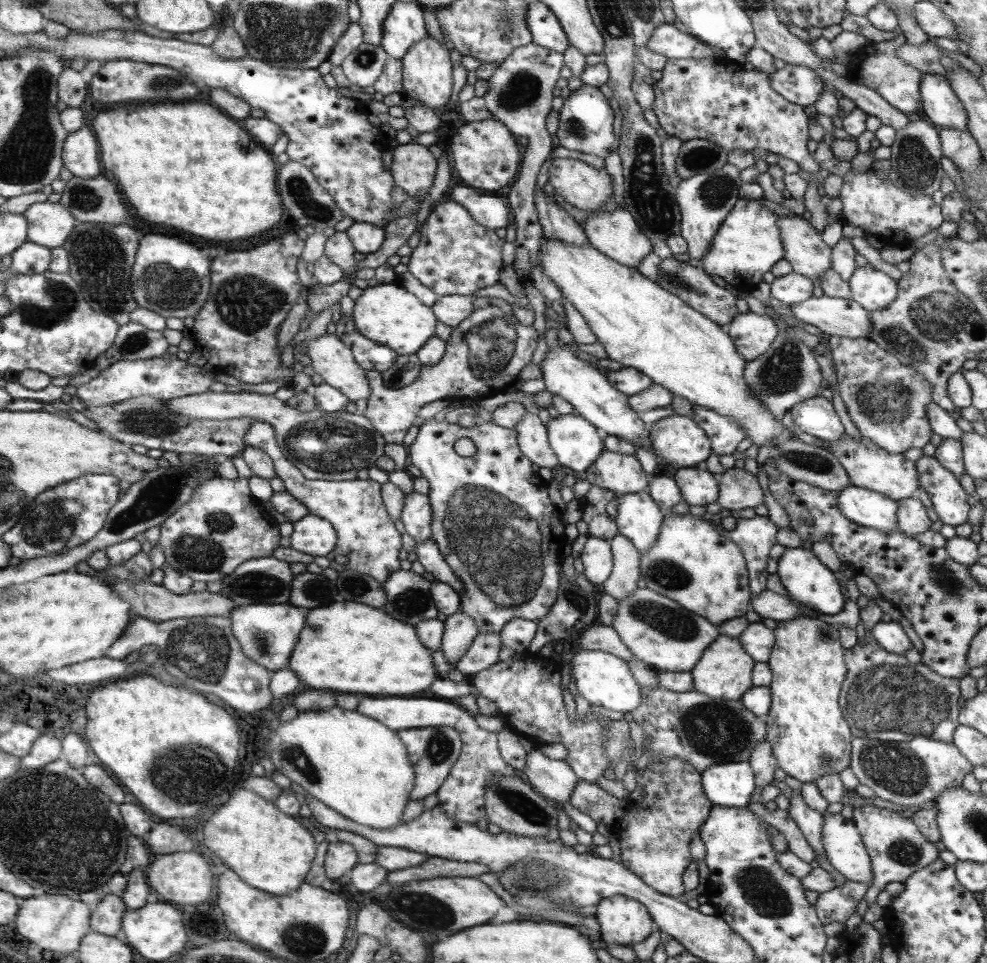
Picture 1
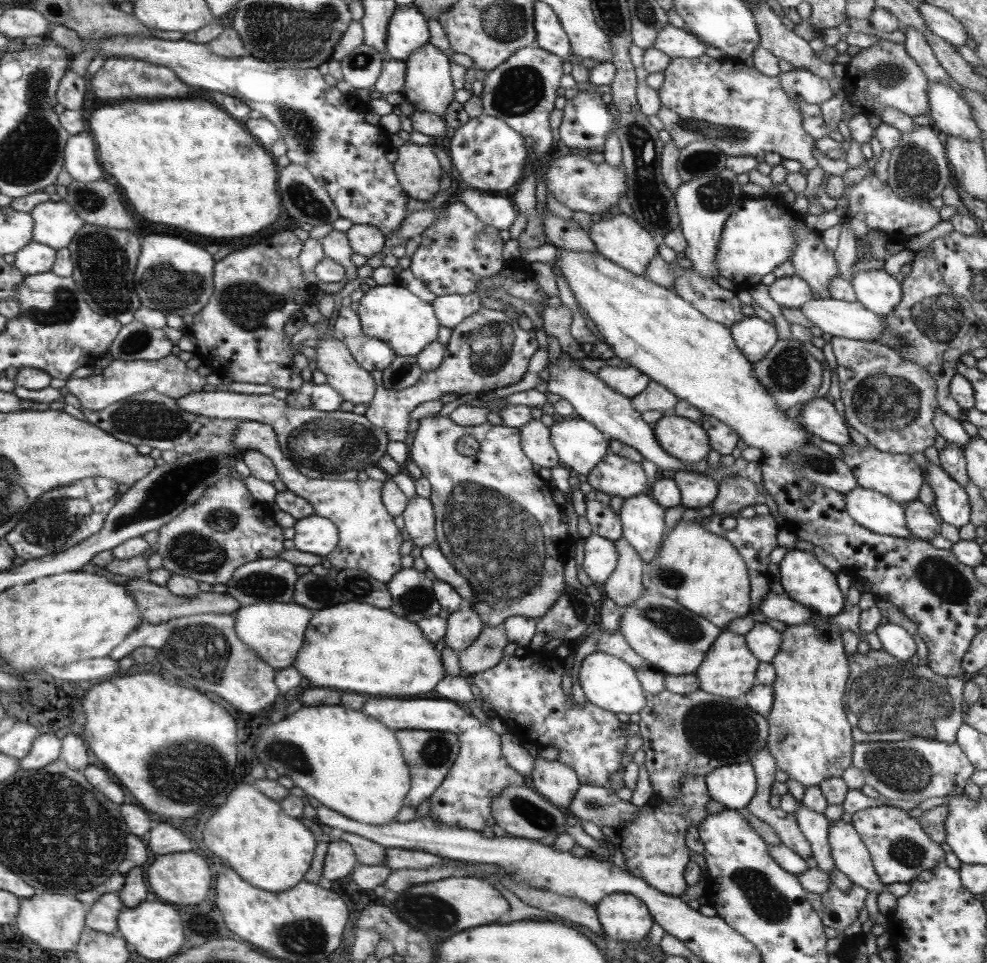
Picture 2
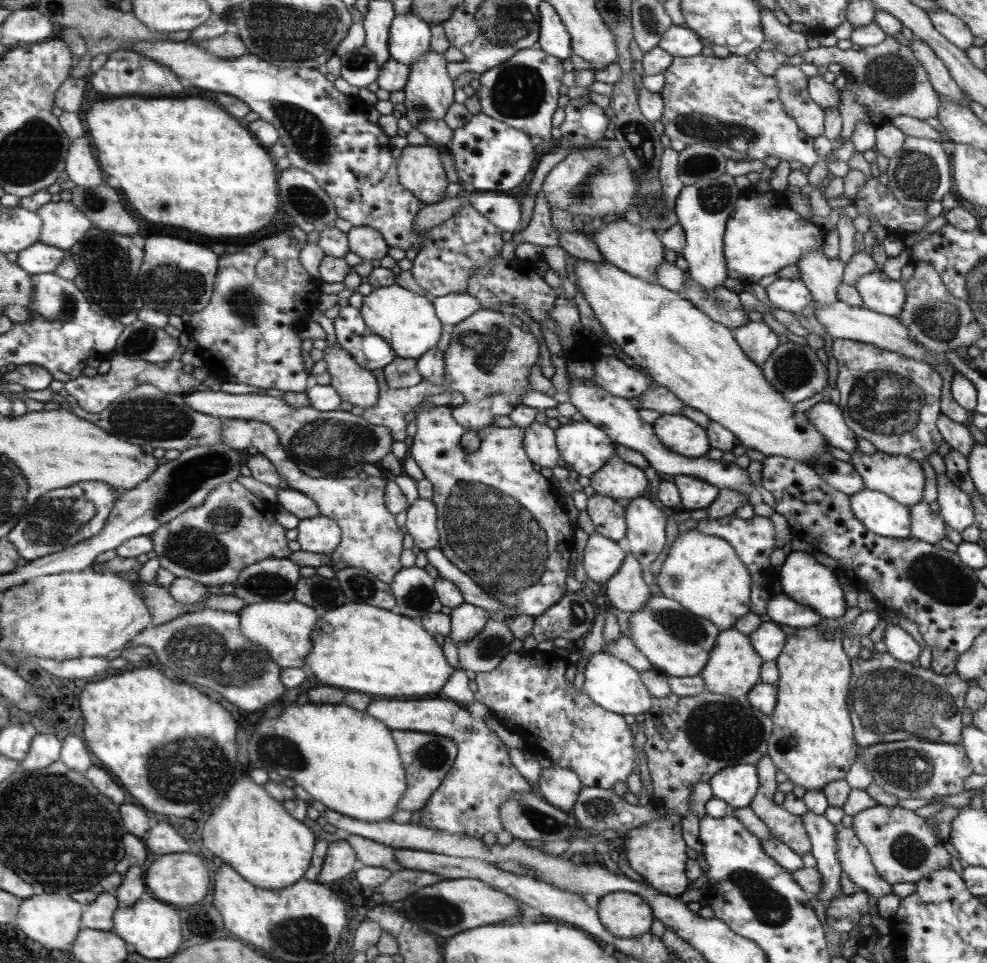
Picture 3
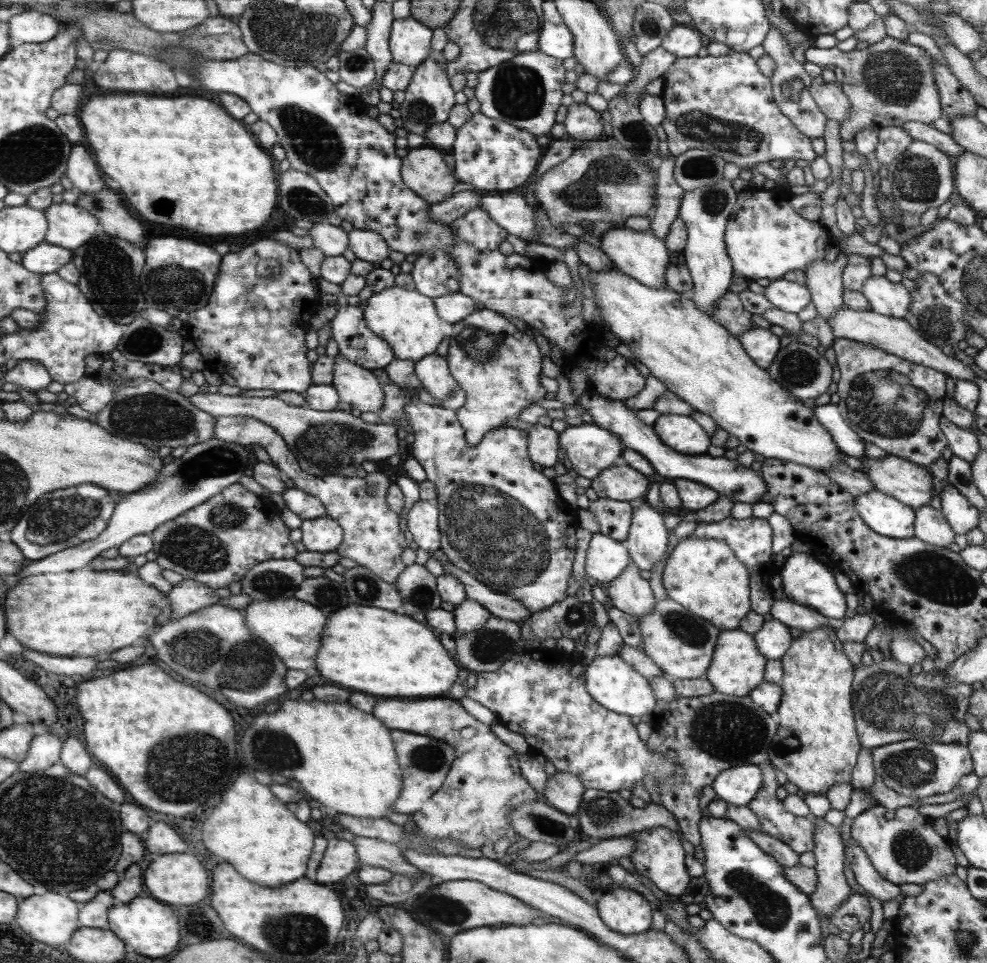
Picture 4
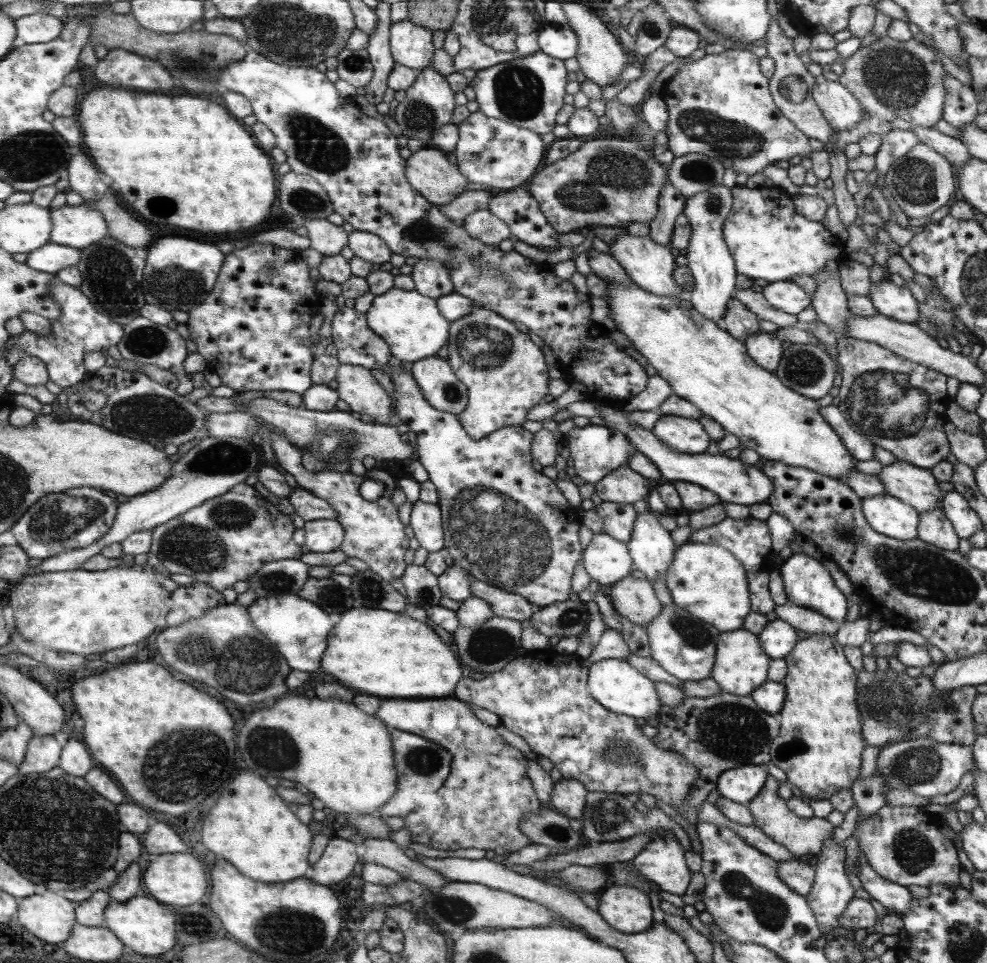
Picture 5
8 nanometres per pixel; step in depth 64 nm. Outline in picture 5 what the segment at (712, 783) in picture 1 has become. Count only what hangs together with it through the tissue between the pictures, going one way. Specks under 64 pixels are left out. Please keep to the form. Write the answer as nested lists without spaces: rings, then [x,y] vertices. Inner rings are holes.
[[[743,765],[723,772],[715,790],[725,800],[747,805],[761,792],[766,780],[760,765]]]

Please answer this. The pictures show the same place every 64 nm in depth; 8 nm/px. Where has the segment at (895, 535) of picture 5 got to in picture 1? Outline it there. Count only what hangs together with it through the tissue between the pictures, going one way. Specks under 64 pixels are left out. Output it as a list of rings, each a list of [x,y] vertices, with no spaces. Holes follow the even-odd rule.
[[[856,486],[837,490],[840,512],[859,526],[899,531],[898,504],[890,497]]]

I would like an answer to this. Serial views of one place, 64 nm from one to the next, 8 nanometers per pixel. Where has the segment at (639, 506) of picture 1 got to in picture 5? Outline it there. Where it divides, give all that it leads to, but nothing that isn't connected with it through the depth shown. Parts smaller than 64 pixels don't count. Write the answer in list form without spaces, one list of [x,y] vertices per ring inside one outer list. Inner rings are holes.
[[[648,507],[633,519],[632,531],[626,542],[632,557],[631,570],[643,572],[645,580],[651,584],[656,578],[664,581],[671,566],[676,548],[669,533],[661,527],[659,515]]]

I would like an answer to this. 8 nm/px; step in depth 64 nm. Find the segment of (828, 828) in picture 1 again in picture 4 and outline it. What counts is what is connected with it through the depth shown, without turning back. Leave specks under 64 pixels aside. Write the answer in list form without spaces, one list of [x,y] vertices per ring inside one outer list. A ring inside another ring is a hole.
[[[851,837],[848,841],[842,841],[844,845],[844,864],[853,873],[855,882],[869,896],[877,898],[881,902],[895,899],[898,904],[903,902],[905,895],[899,890],[899,885],[885,880],[873,868],[868,853],[864,851],[858,842]]]

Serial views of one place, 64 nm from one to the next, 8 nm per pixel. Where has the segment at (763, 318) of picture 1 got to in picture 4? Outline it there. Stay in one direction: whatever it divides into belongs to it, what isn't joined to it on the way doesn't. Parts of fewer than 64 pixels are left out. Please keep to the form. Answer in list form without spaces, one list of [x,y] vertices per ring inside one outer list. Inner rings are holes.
[[[756,325],[741,332],[736,338],[748,356],[762,369],[768,368],[775,359],[776,352],[781,348],[780,338],[774,336],[769,329],[758,328]]]

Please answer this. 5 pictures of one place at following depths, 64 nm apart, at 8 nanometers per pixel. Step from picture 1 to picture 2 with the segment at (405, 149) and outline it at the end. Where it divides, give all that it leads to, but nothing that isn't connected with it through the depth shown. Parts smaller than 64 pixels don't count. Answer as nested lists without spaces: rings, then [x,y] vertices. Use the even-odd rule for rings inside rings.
[[[404,142],[396,148],[396,152],[393,168],[396,169],[396,179],[404,192],[413,200],[433,200],[437,194],[441,168],[431,152],[430,144]]]

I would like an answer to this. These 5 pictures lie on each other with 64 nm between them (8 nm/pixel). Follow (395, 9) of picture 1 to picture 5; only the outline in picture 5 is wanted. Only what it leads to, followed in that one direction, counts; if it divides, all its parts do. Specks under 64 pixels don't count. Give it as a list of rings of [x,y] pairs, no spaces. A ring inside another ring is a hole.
[[[407,19],[391,23],[388,41],[394,62],[418,71],[429,66],[435,51],[431,33]]]

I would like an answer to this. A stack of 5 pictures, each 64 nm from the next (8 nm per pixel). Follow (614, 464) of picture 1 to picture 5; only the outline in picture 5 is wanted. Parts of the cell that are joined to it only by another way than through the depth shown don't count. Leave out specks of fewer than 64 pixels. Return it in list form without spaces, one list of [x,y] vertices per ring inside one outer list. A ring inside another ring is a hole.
[[[627,466],[617,467],[599,482],[593,484],[594,492],[602,501],[632,504],[647,494],[647,482],[639,473]]]

